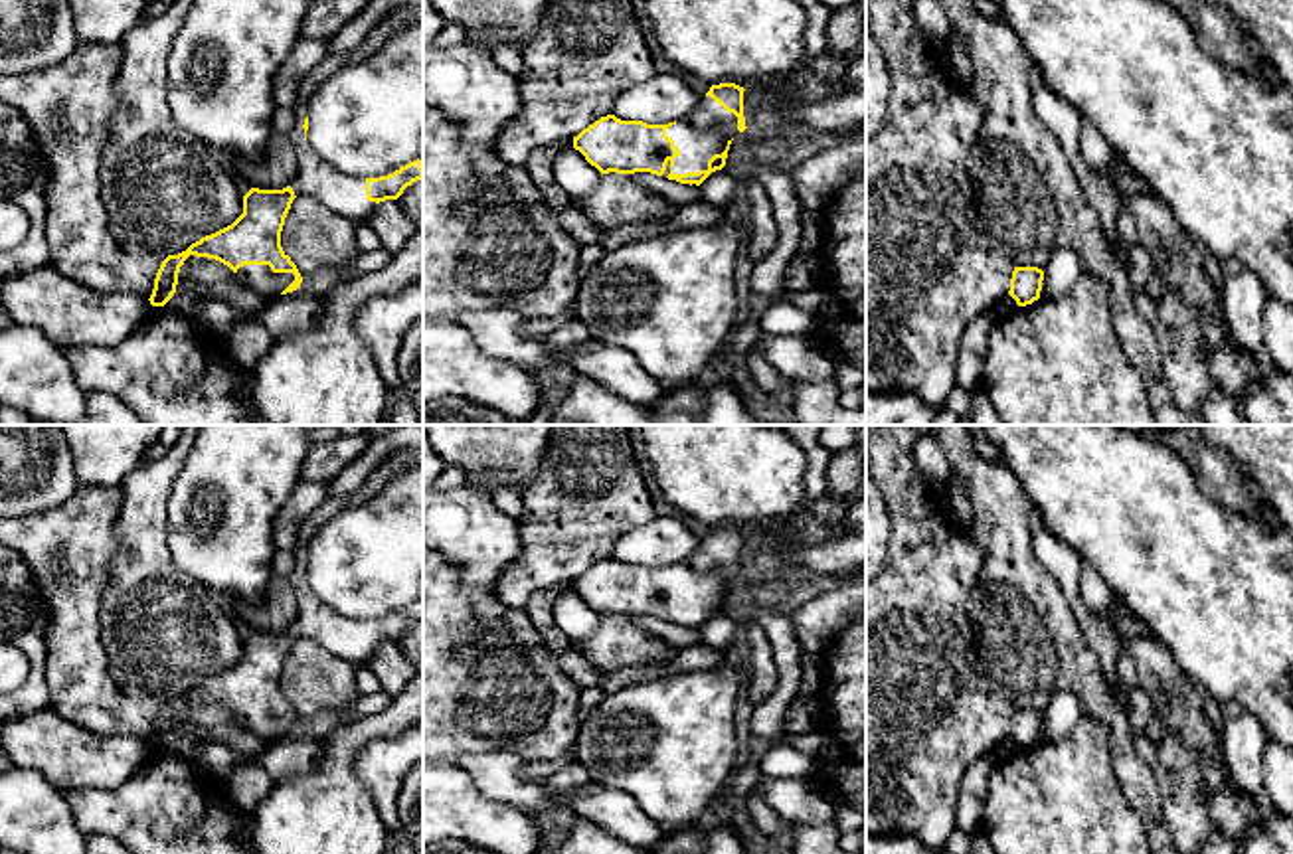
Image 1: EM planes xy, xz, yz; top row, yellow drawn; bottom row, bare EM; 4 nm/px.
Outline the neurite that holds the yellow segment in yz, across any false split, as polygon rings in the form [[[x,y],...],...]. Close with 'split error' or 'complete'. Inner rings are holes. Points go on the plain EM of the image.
[[[1014,710],[1008,737],[1018,749],[1032,747],[1040,741],[1044,714],[1038,710]]]; complete

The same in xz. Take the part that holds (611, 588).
[[[712,528],[688,559],[668,567],[601,559],[573,579],[573,591],[601,617],[650,615],[698,631],[726,609],[732,583],[747,571],[743,534]]]; split error

